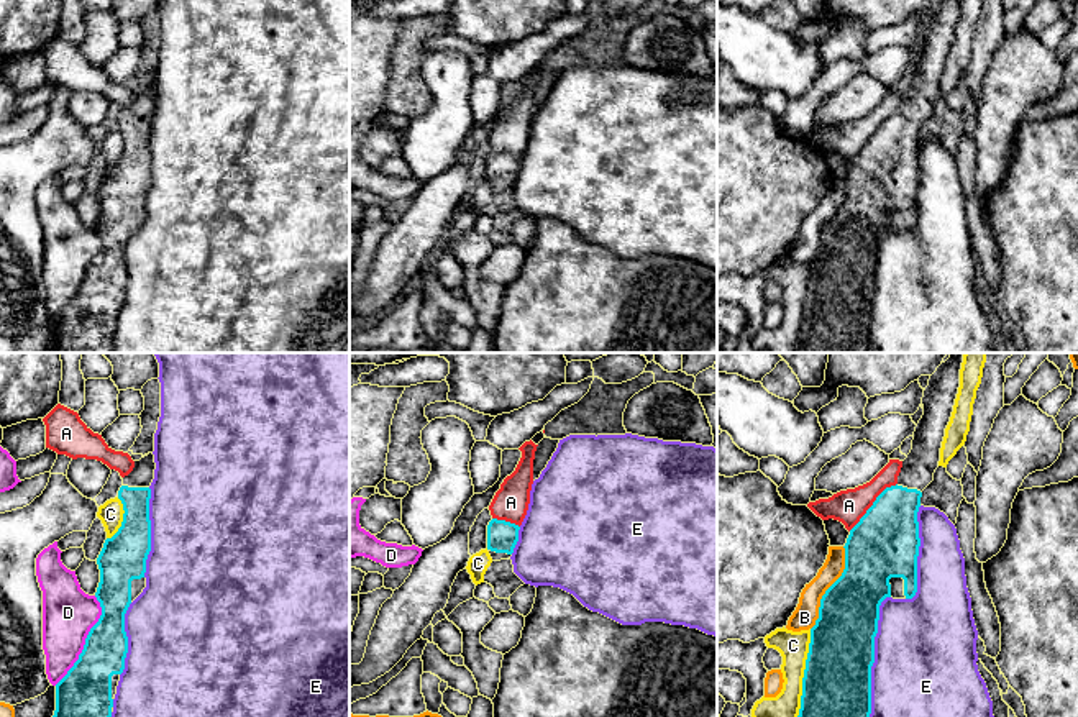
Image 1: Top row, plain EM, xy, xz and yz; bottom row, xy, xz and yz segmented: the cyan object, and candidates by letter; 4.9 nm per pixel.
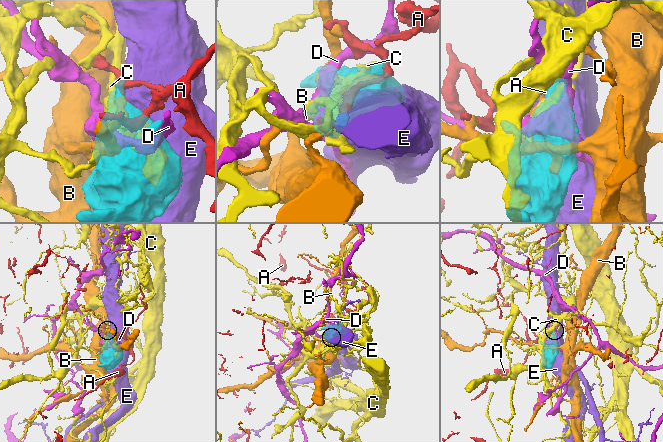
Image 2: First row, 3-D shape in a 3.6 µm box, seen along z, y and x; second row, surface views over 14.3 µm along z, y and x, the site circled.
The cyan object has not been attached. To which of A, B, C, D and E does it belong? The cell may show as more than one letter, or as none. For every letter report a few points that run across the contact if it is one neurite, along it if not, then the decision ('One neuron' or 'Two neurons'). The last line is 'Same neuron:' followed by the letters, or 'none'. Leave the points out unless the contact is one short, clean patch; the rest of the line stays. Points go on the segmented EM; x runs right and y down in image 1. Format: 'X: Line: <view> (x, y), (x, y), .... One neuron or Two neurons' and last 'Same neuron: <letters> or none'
A: Line: yz (896, 483), (888, 486), (849, 530). Two neurons
B: Two neurons
C: Two neurons
D: Two neurons
E: Two neurons
Same neuron: none

